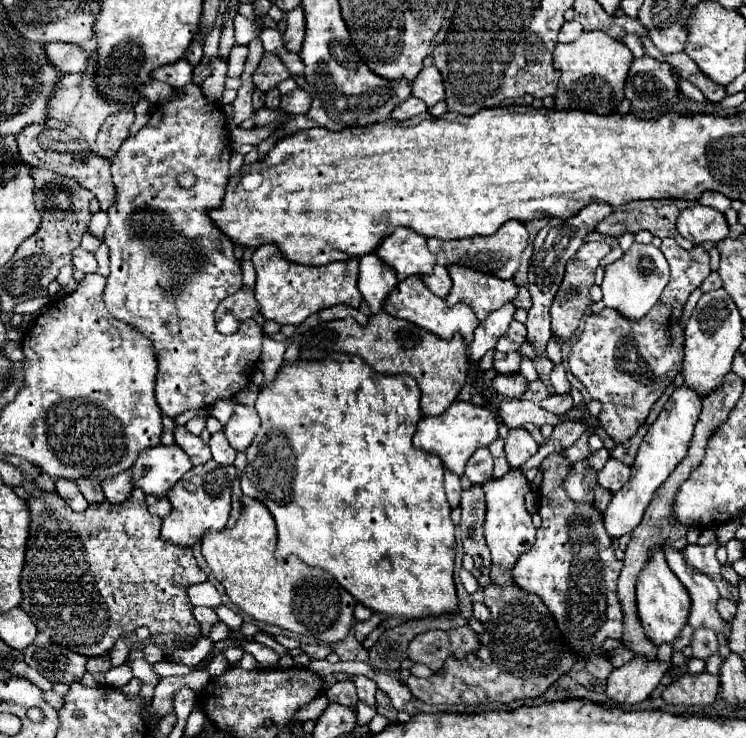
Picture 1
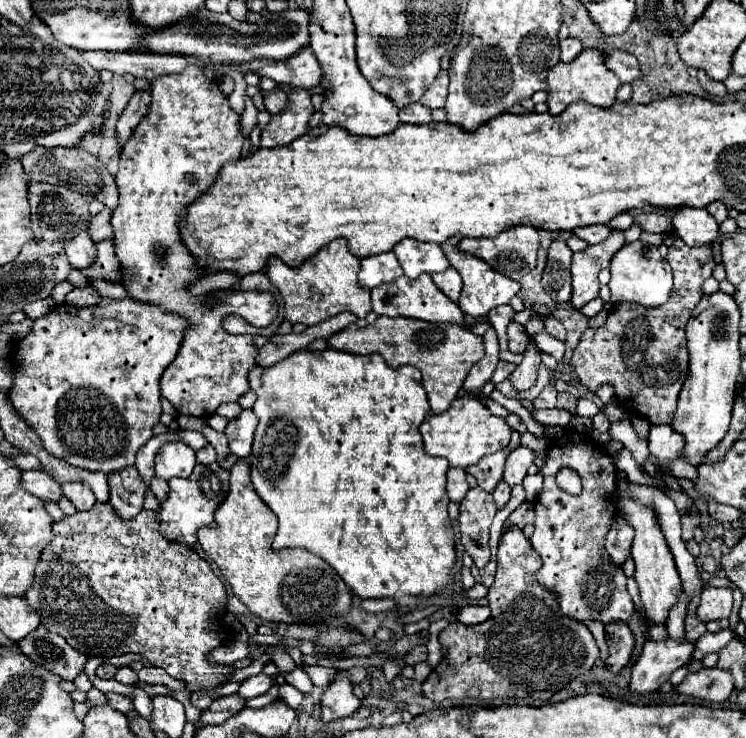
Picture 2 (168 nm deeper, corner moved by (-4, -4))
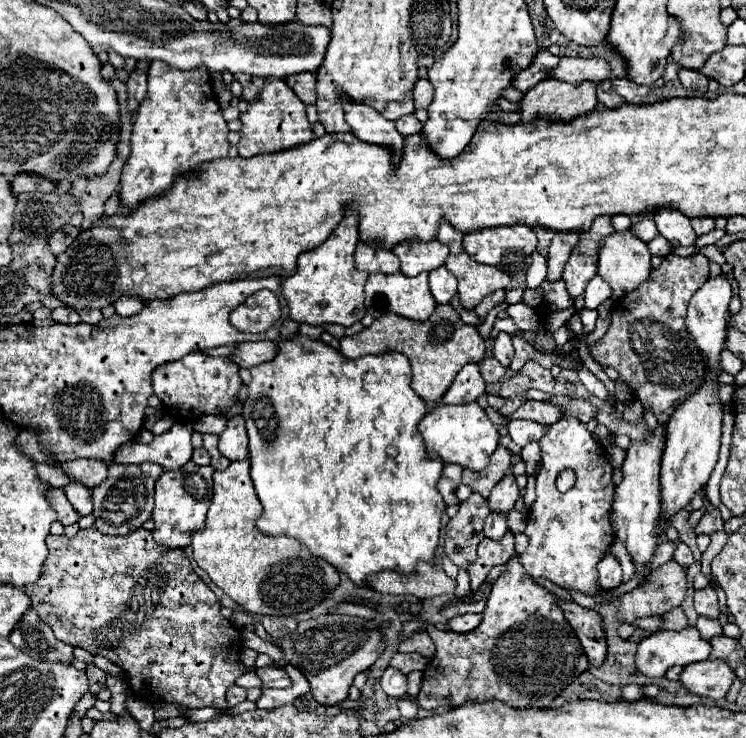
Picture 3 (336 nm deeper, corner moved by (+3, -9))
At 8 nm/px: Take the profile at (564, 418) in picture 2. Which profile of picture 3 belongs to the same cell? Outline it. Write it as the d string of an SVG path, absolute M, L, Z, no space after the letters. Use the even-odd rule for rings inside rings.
M511 420L507 430L509 430L509 436L515 444L525 446L533 440L541 440L549 432L549 426L539 424L535 420Z

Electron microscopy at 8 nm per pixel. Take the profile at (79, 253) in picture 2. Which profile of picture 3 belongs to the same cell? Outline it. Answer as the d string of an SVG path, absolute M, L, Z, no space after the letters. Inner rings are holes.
M67 224L67 226L59 228L57 232L53 232L51 238L49 238L51 252L53 252L55 256L59 256L61 252L65 252L65 250L73 244L73 240L77 238L77 234L79 234L79 228L75 228L75 226L71 226L71 224Z

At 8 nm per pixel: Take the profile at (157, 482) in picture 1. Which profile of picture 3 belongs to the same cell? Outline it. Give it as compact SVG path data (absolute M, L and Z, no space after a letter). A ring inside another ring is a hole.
M189 422L173 424L171 430L167 430L161 436L155 436L151 444L139 442L123 444L117 452L117 462L121 464L153 462L159 464L163 470L179 470L191 460L193 452L191 434L193 426Z

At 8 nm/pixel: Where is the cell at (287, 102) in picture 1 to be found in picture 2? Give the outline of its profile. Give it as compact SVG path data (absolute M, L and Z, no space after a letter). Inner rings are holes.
M276 85L274 89L270 89L264 95L264 105L266 105L268 113L278 113L280 109L284 109L286 103L288 103L288 99L286 99L286 91L282 85Z

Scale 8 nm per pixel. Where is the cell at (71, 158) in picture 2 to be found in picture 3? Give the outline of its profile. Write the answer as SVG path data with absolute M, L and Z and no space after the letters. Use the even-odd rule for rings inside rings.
M19 172L11 178L11 190L13 194L21 194L21 192L55 192L57 184L53 180L47 180L39 174L27 174L27 172Z

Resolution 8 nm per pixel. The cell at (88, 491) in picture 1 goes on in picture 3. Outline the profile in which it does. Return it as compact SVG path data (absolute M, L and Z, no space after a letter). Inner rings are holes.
M75 460L65 464L55 464L55 466L87 488L95 488L107 476L107 464L101 464L99 460Z

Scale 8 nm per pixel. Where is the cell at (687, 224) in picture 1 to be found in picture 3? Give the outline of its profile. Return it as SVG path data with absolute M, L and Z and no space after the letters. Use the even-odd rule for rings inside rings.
M661 208L655 214L655 224L659 234L665 236L667 242L673 246L693 246L697 240L691 218L675 208Z

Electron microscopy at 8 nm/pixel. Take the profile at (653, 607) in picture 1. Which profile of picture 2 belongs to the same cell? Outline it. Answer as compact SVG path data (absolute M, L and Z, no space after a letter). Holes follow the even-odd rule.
M620 499L618 509L620 513L624 513L624 519L628 519L628 525L634 527L634 541L632 541L632 559L636 563L634 579L638 581L640 587L642 605L652 623L664 625L668 609L678 603L678 597L682 593L676 563L672 559L672 553L668 551L668 543L664 543L660 523L656 523L656 513L652 511L652 507L640 507L640 503L632 503L632 499Z

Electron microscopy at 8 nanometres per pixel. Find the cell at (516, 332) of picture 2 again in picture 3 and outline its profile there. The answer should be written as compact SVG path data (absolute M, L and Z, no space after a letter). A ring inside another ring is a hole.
M499 332L499 336L495 338L495 344L493 344L493 356L495 356L505 368L509 368L509 364L511 364L511 360L513 360L513 354L515 354L515 350L513 350L513 344L511 344L511 334Z

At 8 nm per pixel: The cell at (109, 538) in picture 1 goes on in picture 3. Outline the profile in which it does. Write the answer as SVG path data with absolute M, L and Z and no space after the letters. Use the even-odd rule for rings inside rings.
M95 526L83 528L79 530L77 536L69 538L69 536L47 536L47 548L49 554L43 562L43 572L39 576L39 580L35 584L29 584L29 588L25 588L25 594L31 598L31 606L33 610L41 616L41 620L45 620L45 624L53 630L55 638L73 646L73 648L83 648L89 654L99 654L111 662L115 662L119 668L123 668L131 680L131 690L135 696L145 698L149 702L175 702L187 708L205 708L205 706L213 706L213 708L229 708L227 700L225 700L225 692L229 686L235 684L235 680L247 670L245 666L241 666L239 662L239 652L241 652L241 634L239 630L221 614L221 602L219 598L213 594L213 590L193 572L187 556L183 550L171 550L167 546L161 546L153 540L151 530L145 528L137 528L135 532L129 532L125 536L109 536L99 532Z

